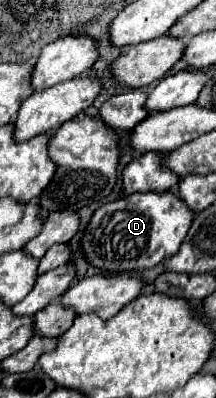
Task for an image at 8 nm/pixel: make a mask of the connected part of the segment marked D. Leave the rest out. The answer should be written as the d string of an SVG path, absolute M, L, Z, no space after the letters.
M135 192L101 206L81 240L87 260L105 274L129 274L173 256L193 220L193 212L173 192Z

